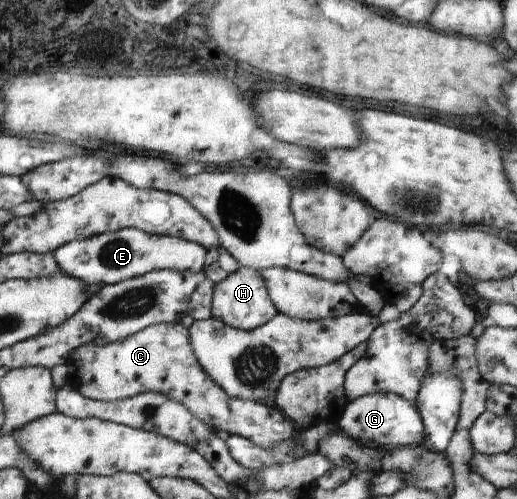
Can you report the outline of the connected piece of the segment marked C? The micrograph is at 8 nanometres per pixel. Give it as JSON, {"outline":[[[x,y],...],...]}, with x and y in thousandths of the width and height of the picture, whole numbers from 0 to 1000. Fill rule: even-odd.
{"outline":[[[350,647],[302,649],[240,683],[203,693],[168,687],[133,707],[132,719],[149,735],[151,782],[176,802],[244,802],[267,790],[306,786],[364,816],[422,870],[464,874],[520,902],[549,886],[545,872],[573,868],[573,852],[538,820],[487,802],[447,798],[414,768],[383,719],[375,719],[366,659]]]}

